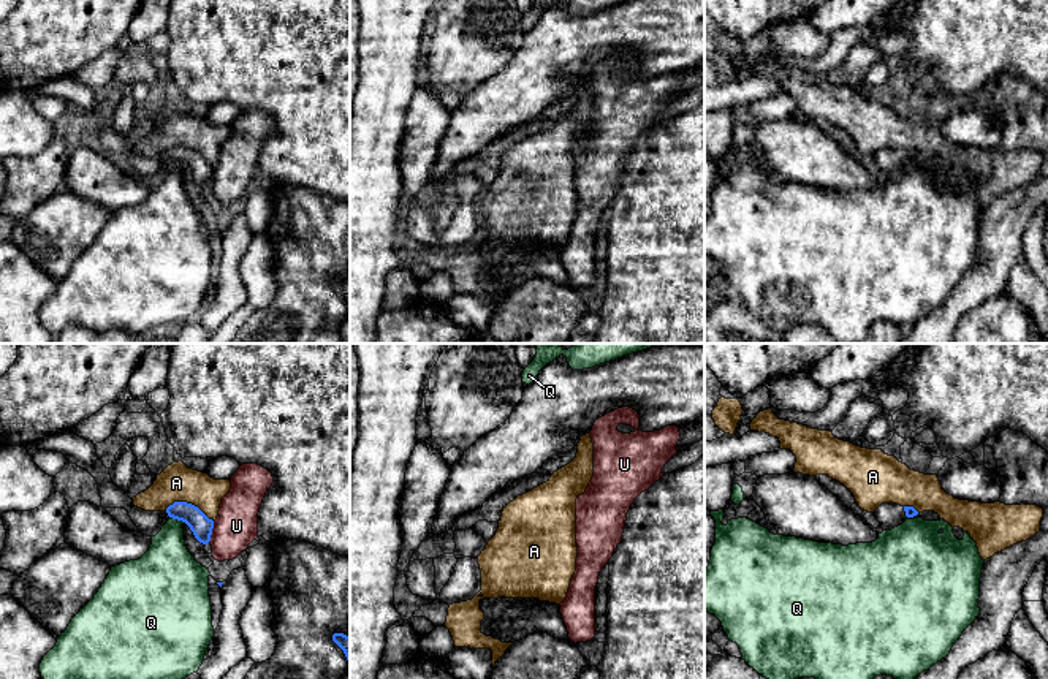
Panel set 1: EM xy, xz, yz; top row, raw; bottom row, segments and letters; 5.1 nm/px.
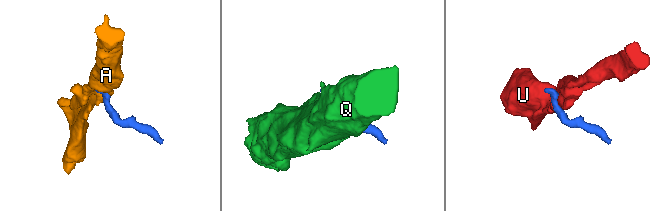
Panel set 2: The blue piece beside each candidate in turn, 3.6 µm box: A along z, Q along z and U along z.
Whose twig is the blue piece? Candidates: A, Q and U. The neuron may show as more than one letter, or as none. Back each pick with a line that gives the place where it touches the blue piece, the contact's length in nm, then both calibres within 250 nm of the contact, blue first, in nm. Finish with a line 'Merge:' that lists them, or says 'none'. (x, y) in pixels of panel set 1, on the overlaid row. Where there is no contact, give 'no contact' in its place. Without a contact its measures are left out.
Merge: none

